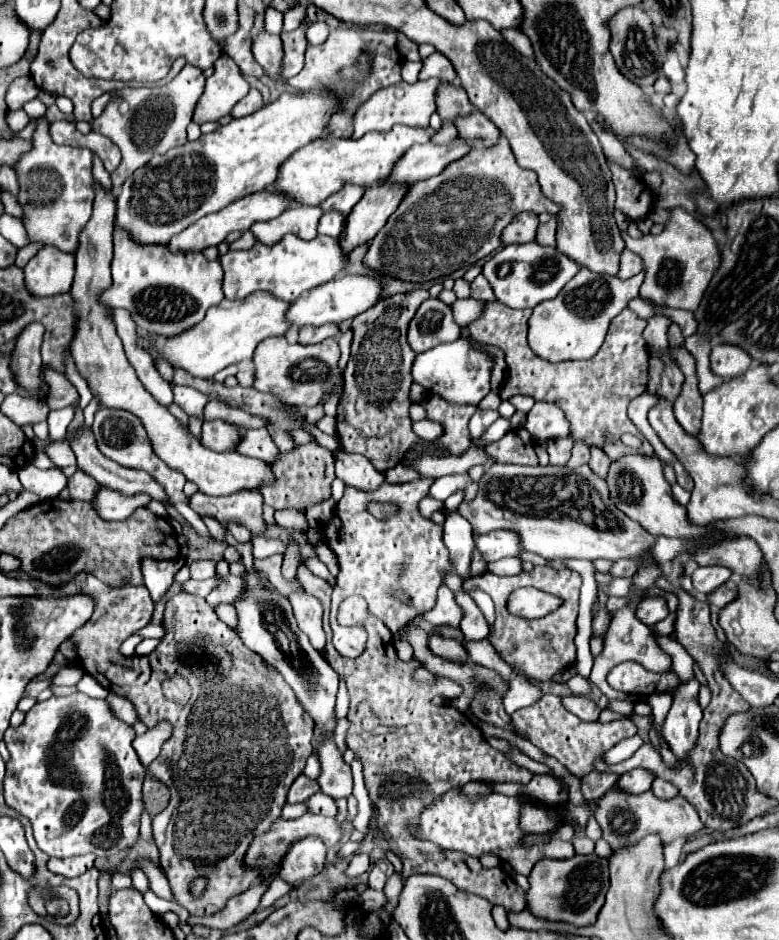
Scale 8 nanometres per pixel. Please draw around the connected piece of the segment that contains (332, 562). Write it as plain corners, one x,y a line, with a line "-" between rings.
325,543
315,545
315,549
317,549
317,557
319,557
327,567
329,567
329,571
331,571
333,575
337,575
337,573
339,573
339,563
337,563
335,553
333,553

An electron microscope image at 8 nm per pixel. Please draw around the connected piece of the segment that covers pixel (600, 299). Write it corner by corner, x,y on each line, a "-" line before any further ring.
585,267
579,269
555,299
543,301
533,309
529,319
529,347
547,361
591,359
603,345
611,319
627,307
629,299
639,297
643,275
641,271
629,281
621,281
619,277
599,275

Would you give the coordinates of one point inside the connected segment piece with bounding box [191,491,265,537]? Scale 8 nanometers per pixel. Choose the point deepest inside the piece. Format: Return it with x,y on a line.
245,508

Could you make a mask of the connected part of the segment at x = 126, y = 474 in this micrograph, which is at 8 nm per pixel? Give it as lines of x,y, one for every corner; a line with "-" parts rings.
81,429
77,439
71,441
71,449
77,457
77,467
89,473
97,483
117,489
125,495
149,493
155,501
161,501
165,505
169,503
161,485
157,485
157,481
153,481
153,477
149,477
145,471
121,467
115,461
109,461
105,455
101,455
95,445
95,437
89,429

